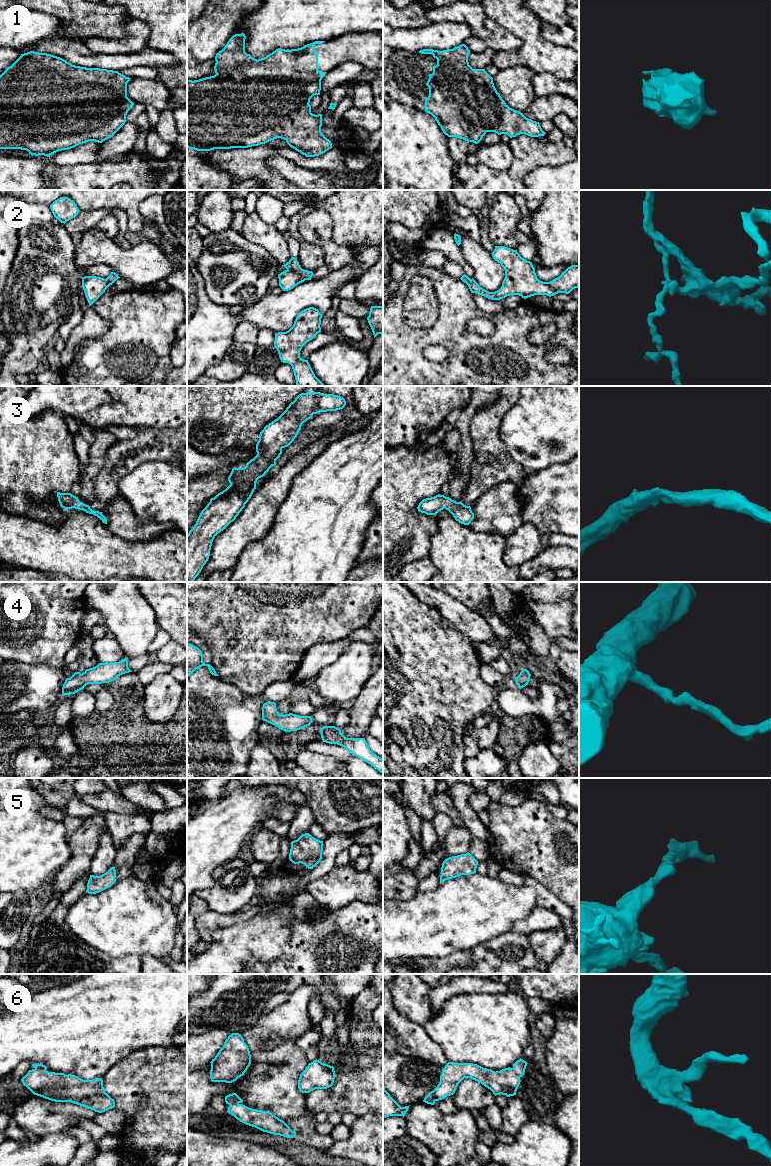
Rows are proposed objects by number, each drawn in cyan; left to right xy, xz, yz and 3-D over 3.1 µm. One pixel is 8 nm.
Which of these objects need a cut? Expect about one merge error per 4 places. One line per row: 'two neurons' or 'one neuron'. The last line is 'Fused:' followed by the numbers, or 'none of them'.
1: one neuron
2: two neurons
3: one neuron
4: one neuron
5: one neuron
6: one neuron
Fused: 2

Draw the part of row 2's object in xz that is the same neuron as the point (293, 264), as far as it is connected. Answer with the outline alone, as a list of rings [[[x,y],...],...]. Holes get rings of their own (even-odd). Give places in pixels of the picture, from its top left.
[[[292,257],[286,264],[282,266],[284,266],[287,270],[297,272],[299,275],[303,276],[305,280],[311,280],[313,276],[312,271],[304,270],[300,267],[299,262],[295,257]]]

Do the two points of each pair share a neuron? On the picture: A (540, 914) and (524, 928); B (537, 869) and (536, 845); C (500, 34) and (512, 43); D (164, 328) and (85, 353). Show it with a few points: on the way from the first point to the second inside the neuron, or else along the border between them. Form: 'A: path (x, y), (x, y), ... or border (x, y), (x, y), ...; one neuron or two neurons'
A: path (536, 918), (528, 926); one neuron
B: path (537, 863), (537, 851); one neuron
C: path (503, 37), (509, 41); one neuron
D: path (144, 332), (134, 342), (117, 343), (105, 350); one neuron

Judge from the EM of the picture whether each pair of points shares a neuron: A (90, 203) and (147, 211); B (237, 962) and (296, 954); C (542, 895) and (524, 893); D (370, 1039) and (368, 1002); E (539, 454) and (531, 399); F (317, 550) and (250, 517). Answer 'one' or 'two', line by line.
A: two
B: two
C: two
D: one
E: one
F: two

